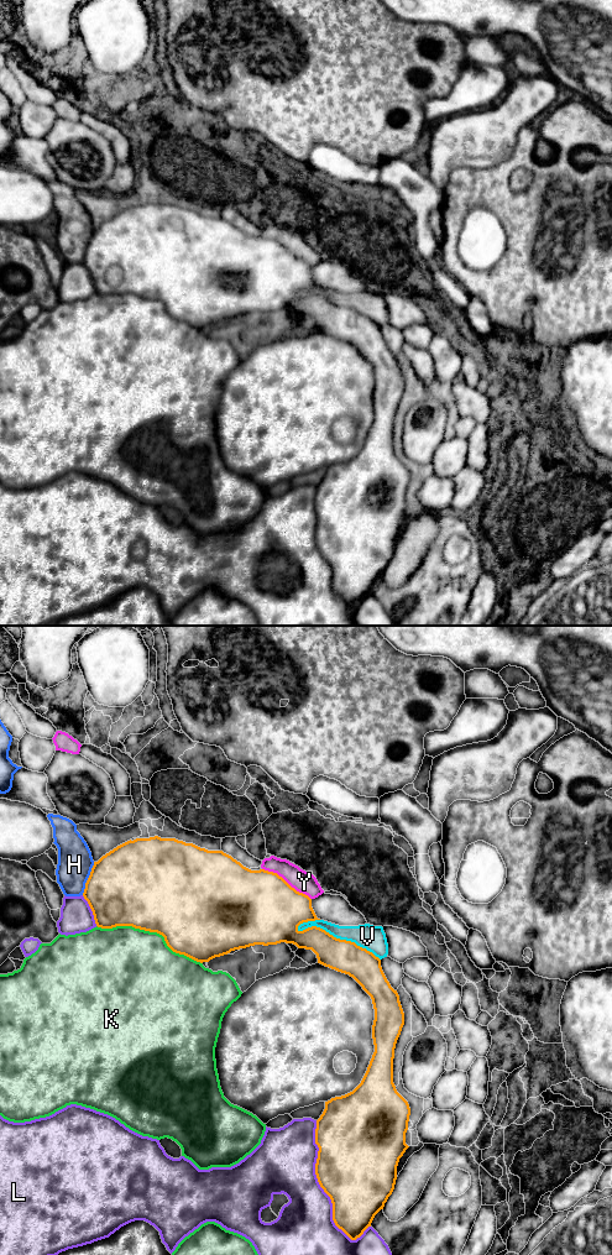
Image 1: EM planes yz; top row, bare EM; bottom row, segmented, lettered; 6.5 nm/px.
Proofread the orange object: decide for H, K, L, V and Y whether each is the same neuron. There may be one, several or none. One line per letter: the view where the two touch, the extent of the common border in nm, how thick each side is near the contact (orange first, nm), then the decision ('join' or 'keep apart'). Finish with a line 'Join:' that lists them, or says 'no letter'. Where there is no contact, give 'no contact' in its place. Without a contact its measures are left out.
H: meets orange in yz; contact 240 nm long; 500 nm thick on the orange side, 220 nm on the other; keep apart
K: meets orange in yz; contact 750 nm long; 500 nm thick on the orange side, 480 nm on the other; keep apart
L: meets orange in yz; contact 850 nm long; 500 nm thick on the orange side, 400 nm on the other; keep apart
V: meets orange in yz; contact 600 nm long; 220 nm thick on the orange side, 160 nm on the other; keep apart
Y: meets orange in yz; contact 380 nm long; 480 nm thick on the orange side, 140 nm on the other; keep apart
Join: no letter

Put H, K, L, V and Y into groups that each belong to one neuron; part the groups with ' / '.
H V Y / K / L

